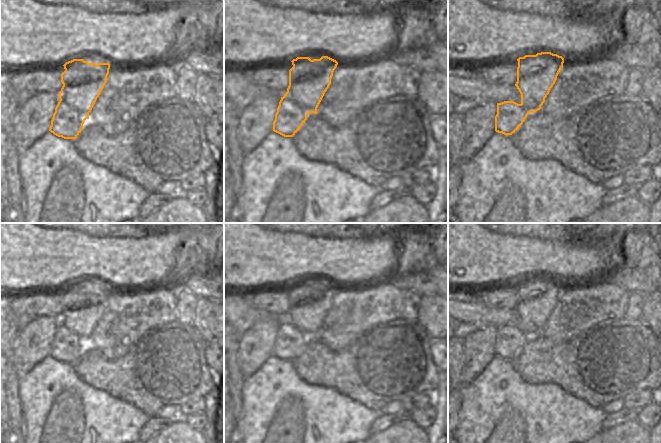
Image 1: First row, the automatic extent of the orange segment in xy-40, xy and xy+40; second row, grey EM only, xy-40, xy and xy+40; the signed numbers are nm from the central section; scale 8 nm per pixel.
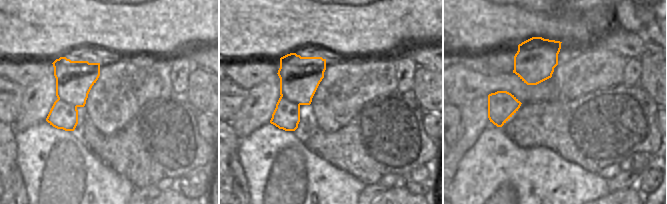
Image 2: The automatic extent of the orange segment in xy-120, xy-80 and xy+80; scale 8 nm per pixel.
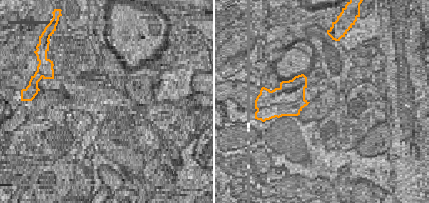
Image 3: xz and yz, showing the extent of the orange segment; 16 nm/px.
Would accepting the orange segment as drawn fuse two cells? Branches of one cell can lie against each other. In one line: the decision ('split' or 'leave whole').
split

